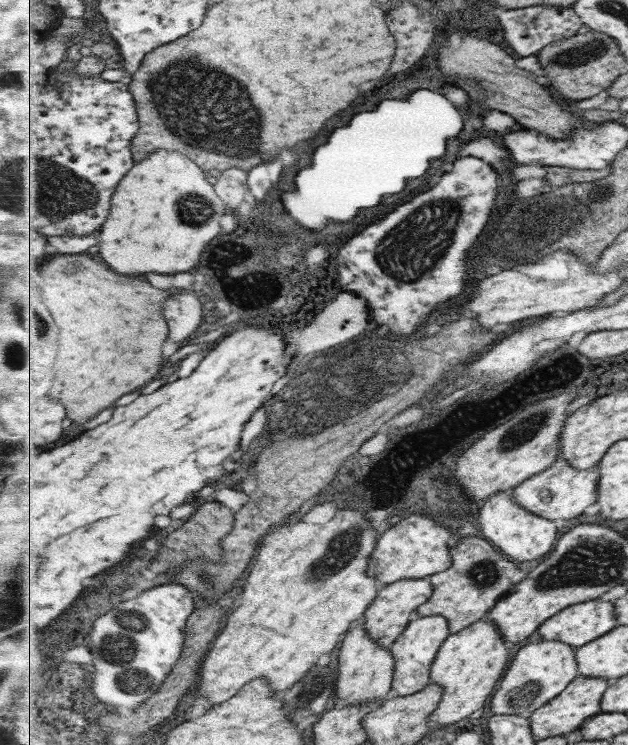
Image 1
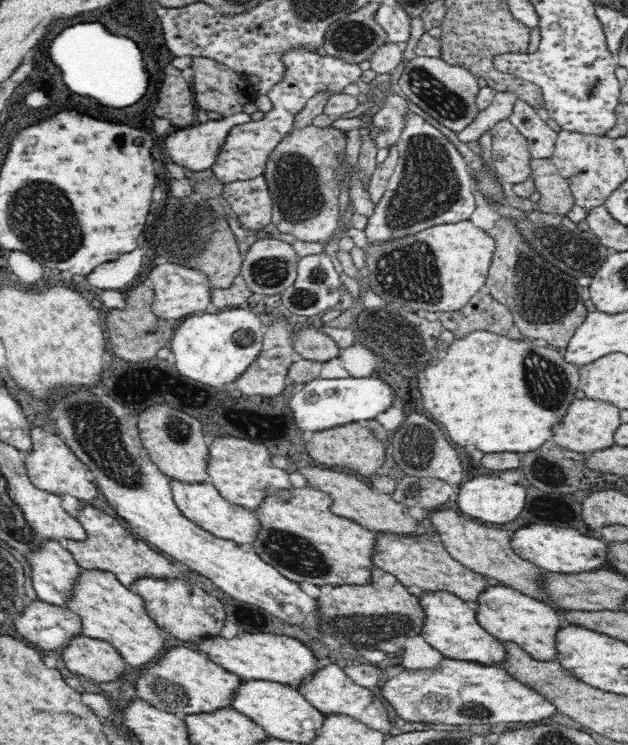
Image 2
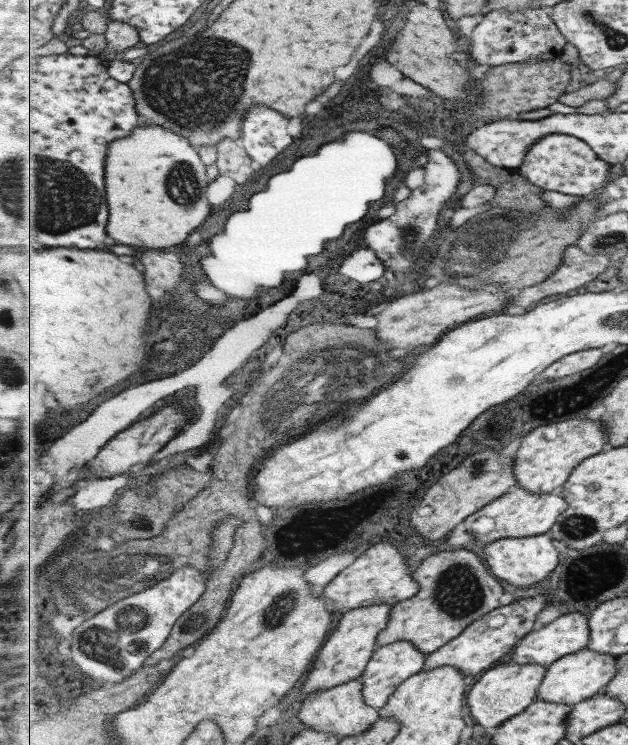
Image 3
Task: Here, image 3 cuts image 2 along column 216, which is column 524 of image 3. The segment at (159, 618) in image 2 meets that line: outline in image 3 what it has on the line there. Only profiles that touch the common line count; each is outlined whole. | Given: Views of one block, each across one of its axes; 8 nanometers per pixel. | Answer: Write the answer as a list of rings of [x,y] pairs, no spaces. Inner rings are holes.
[[[546,594],[538,595],[533,598],[522,598],[519,601],[506,601],[505,604],[497,607],[493,612],[488,612],[479,620],[466,629],[457,639],[447,643],[445,647],[428,655],[425,670],[433,670],[440,666],[454,666],[463,674],[481,674],[483,670],[493,668],[493,664],[501,660],[513,646],[517,646],[522,638],[531,634],[531,629],[537,623],[537,616],[547,604]]]

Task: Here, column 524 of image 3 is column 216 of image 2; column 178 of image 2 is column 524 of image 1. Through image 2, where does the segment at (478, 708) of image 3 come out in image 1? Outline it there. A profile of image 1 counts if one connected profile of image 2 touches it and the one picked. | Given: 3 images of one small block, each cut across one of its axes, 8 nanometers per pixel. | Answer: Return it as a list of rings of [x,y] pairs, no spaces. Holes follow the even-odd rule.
[[[561,640],[529,643],[521,647],[507,667],[498,690],[491,699],[490,710],[495,715],[519,715],[530,717],[533,711],[546,707],[557,699],[575,679],[581,676],[578,667],[577,648]]]

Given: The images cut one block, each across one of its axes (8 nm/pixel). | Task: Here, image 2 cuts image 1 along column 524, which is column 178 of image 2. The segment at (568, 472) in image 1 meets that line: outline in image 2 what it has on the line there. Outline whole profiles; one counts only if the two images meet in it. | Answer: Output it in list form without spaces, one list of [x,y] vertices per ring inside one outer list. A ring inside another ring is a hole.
[[[171,480],[172,494],[180,511],[200,528],[211,532],[216,538],[232,540],[243,548],[250,549],[259,539],[262,523],[255,513],[228,502],[211,483],[186,484]]]

